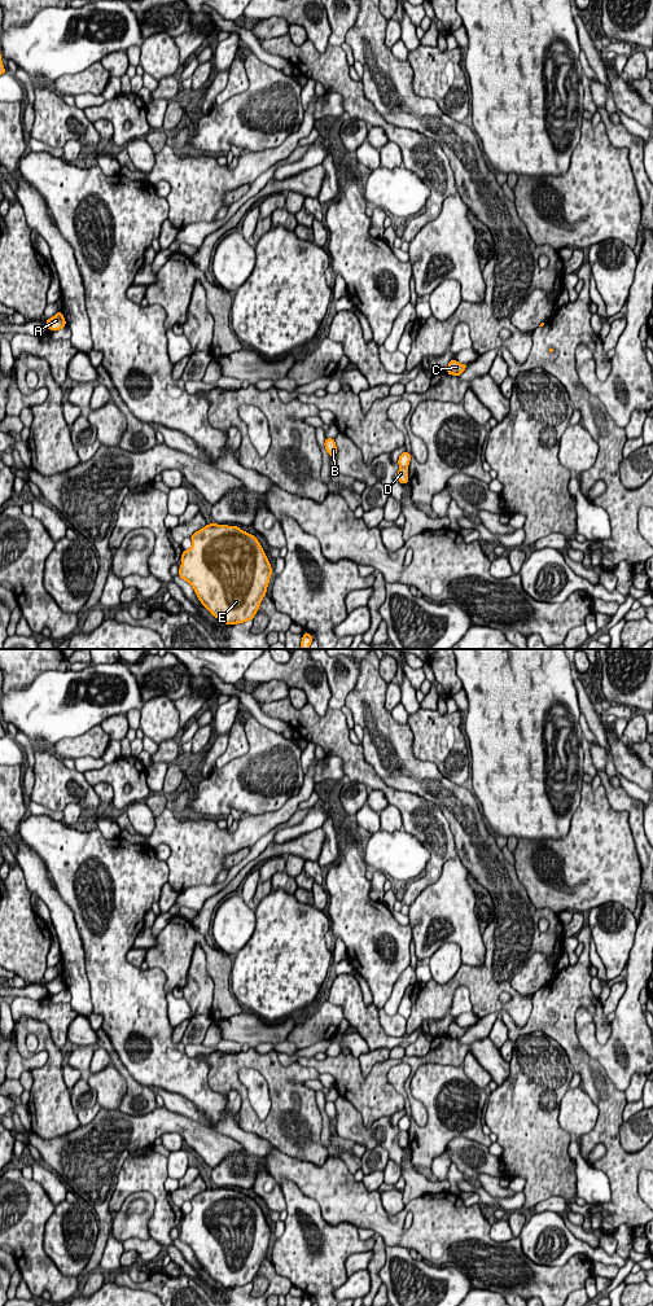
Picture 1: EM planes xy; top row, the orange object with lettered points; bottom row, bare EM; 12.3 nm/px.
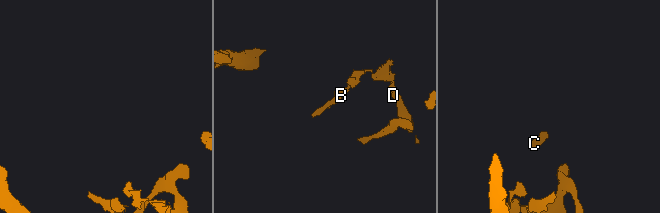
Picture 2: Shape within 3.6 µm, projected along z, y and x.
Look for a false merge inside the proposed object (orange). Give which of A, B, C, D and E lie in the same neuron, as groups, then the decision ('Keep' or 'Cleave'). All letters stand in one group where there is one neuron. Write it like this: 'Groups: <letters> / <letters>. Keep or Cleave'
Groups: A D E / B C. Cleave

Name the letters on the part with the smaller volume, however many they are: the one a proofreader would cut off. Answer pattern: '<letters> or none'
B, C

